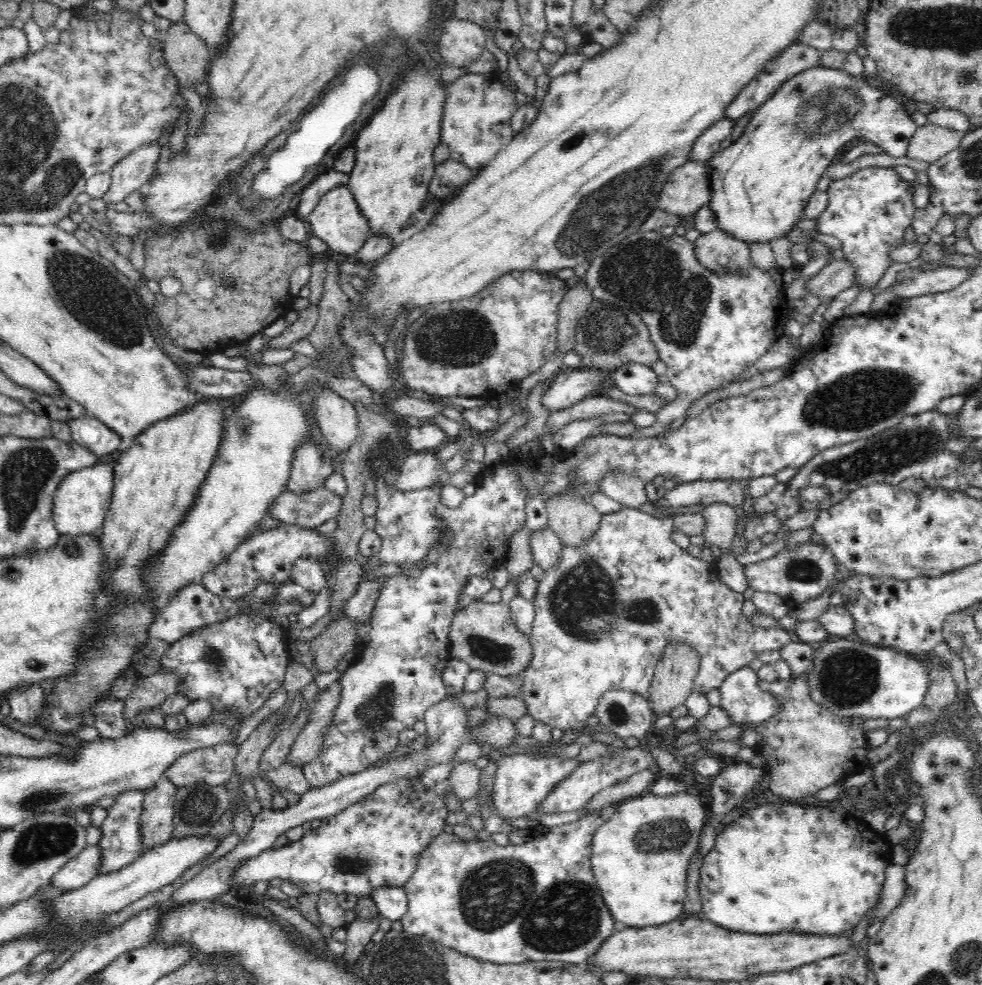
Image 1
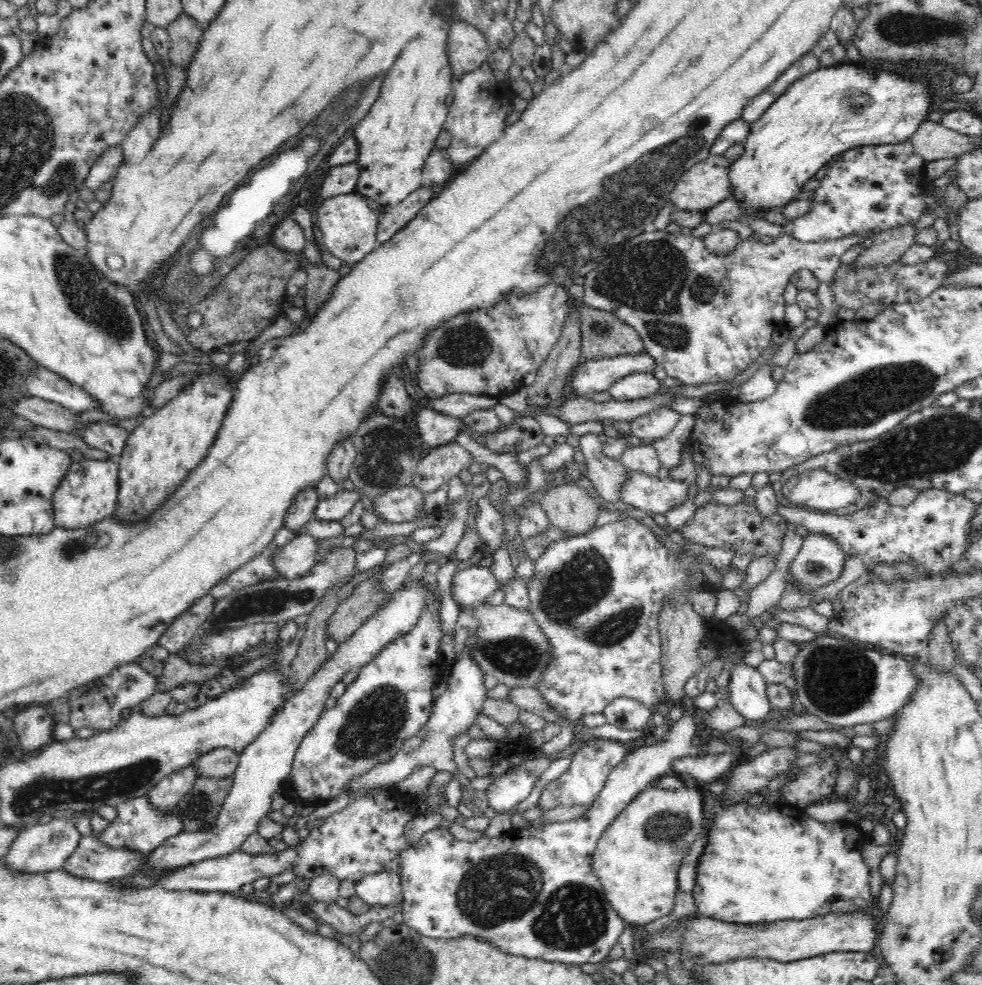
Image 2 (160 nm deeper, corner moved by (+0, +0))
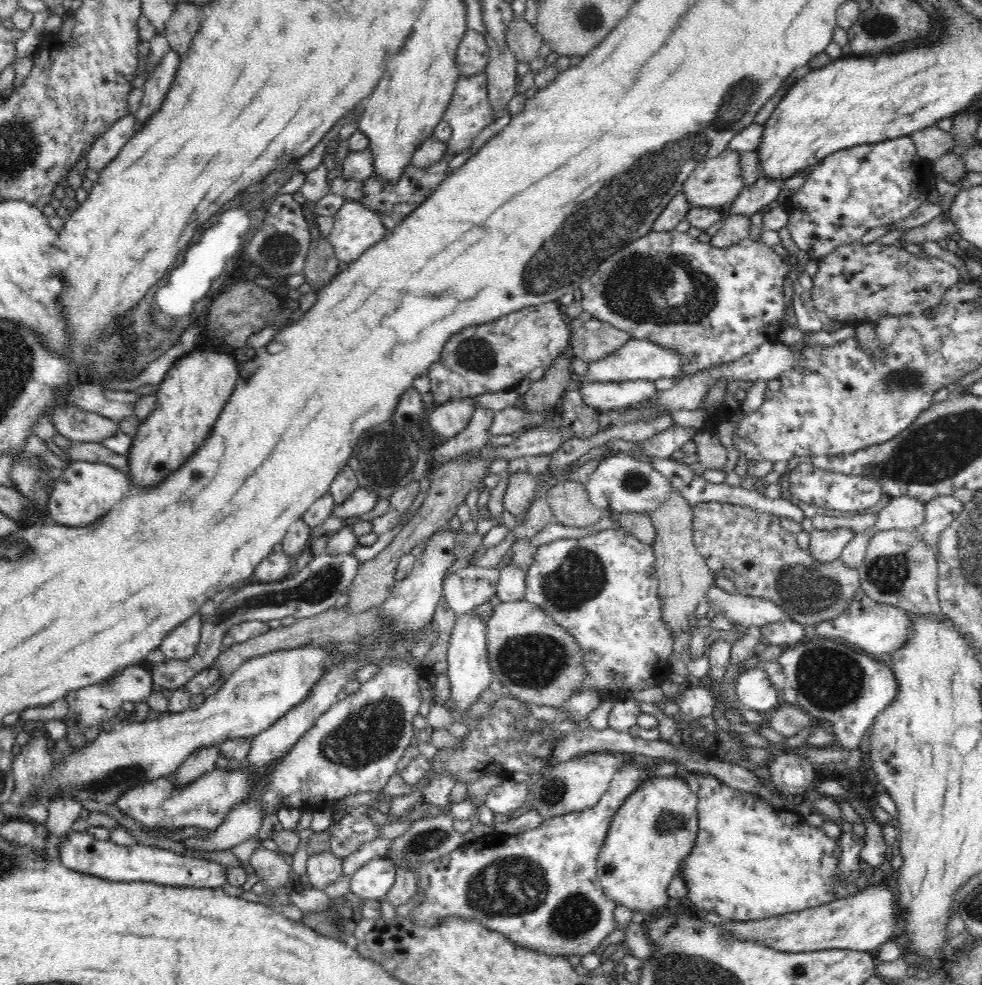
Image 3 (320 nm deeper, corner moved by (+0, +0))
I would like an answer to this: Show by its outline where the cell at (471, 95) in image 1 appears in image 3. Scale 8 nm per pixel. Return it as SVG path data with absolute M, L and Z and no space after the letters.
M480 73L474 77L461 76L458 80L454 97L443 116L443 119L453 130L451 138L446 142L447 150L456 156L470 147L472 140L480 134L480 131L492 124L495 111L488 102L488 80L485 73Z

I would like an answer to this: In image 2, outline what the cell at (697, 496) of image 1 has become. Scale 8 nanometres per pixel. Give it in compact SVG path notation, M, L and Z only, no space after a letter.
M630 471L630 476L622 484L620 501L634 509L649 514L666 514L682 505L689 495L686 481L649 476L642 472Z

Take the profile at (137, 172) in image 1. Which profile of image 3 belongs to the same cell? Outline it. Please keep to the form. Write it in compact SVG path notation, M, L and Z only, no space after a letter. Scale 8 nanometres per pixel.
M170 47L170 50L161 58L156 68L149 73L147 82L144 84L142 104L135 115L134 128L137 129L142 122L157 111L176 77L181 58L178 53Z

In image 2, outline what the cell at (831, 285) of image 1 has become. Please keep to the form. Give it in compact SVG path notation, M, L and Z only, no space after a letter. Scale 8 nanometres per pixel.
M908 224L878 233L872 238L872 245L850 265L854 267L873 267L877 264L889 266L904 256L904 252L915 243L918 232L918 228Z

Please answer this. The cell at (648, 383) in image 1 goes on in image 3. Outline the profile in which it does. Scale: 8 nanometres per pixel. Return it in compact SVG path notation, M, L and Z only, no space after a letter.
M626 380L616 383L593 383L584 381L574 384L582 393L584 402L592 408L599 410L616 410L616 408L626 408L640 402L652 399L657 392L652 380Z

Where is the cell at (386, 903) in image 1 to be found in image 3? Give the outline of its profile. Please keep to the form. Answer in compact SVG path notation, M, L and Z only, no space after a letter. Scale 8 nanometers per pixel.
M388 858L371 859L350 877L351 891L364 900L386 899L393 887L396 869Z

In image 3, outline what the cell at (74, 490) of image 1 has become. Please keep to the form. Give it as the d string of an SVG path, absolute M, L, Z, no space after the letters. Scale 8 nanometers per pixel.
M74 461L67 468L58 472L59 480L53 484L52 494L48 504L48 516L53 523L68 525L69 527L83 527L100 517L113 513L115 507L127 496L132 488L129 477L119 469L108 464Z

